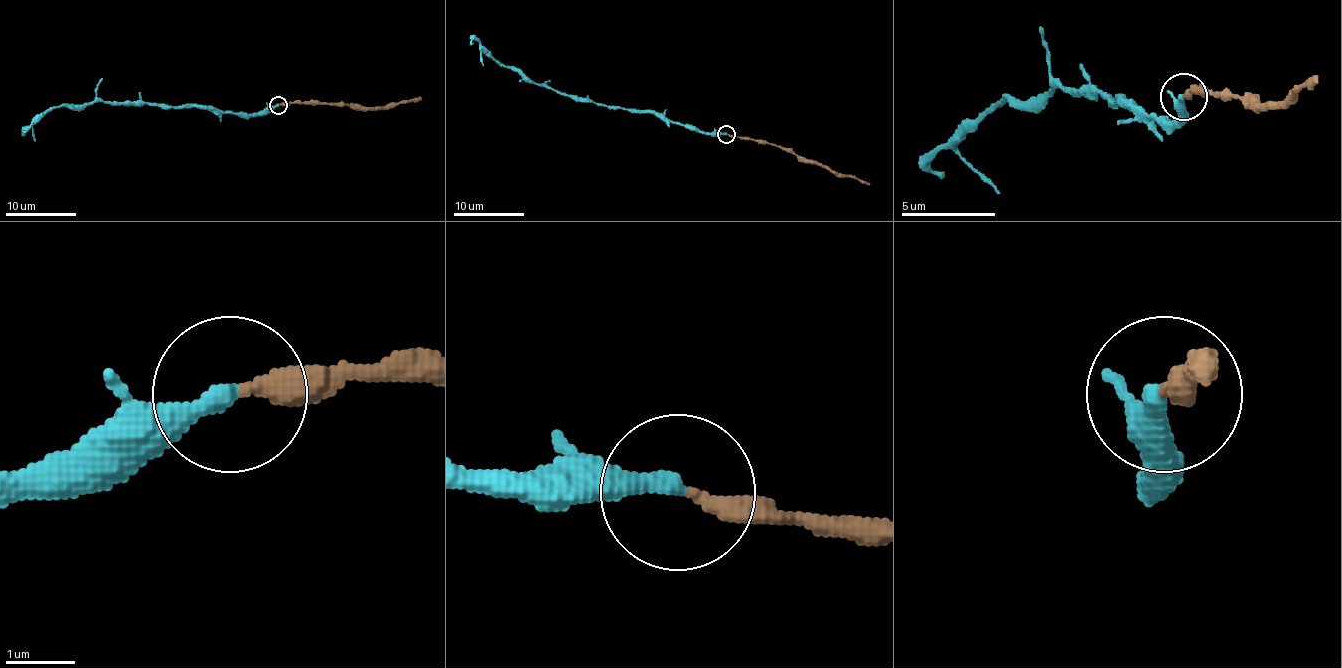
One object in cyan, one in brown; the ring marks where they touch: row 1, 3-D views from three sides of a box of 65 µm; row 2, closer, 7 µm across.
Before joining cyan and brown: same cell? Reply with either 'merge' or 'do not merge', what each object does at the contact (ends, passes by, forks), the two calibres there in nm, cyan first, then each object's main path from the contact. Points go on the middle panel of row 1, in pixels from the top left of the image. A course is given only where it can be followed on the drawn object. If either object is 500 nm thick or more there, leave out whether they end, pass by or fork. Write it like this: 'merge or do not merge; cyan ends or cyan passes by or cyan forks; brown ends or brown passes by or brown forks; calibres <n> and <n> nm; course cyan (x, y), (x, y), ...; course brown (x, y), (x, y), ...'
merge; cyan ends; brown ends; calibres 280 and 320 nm; course cyan (726, 134), (666, 123), (652, 113), (574, 100), (498, 65), (482, 49), (482, 65); course brown (728, 134), (790, 148), (800, 157), (816, 160), (836, 173), (851, 174), (869, 185)

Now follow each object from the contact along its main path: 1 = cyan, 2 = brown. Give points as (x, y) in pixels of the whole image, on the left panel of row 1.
1: (278, 104), (243, 115), (218, 113), (204, 106), (98, 101), (61, 106), (50, 108), (34, 124), (34, 141)
2: (280, 104), (342, 102), (382, 108), (421, 97)

